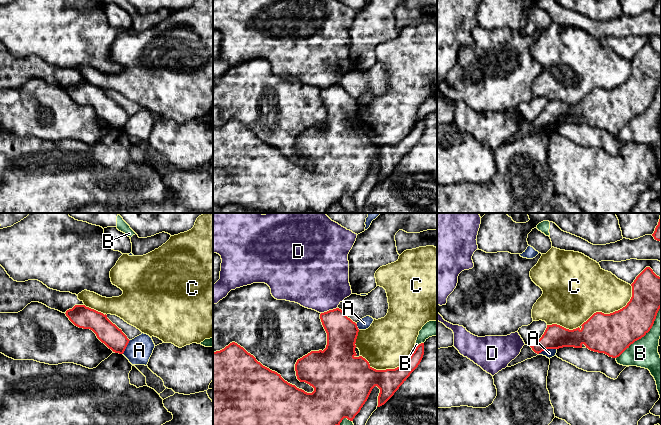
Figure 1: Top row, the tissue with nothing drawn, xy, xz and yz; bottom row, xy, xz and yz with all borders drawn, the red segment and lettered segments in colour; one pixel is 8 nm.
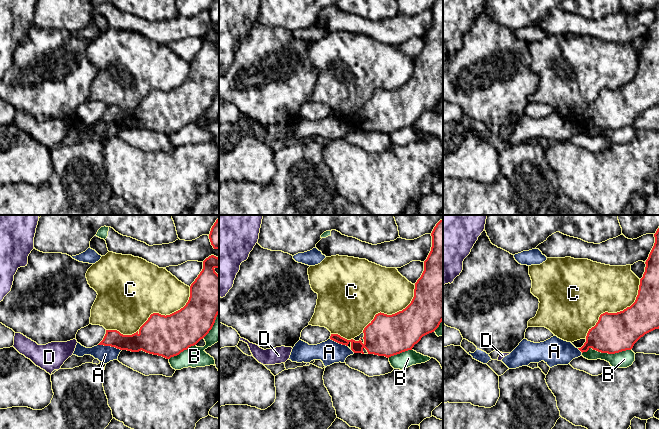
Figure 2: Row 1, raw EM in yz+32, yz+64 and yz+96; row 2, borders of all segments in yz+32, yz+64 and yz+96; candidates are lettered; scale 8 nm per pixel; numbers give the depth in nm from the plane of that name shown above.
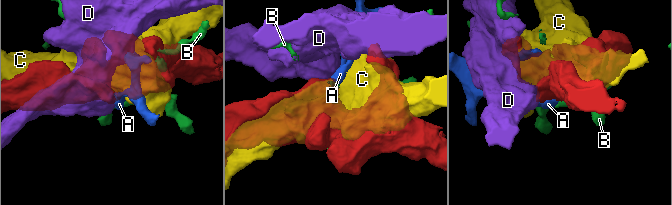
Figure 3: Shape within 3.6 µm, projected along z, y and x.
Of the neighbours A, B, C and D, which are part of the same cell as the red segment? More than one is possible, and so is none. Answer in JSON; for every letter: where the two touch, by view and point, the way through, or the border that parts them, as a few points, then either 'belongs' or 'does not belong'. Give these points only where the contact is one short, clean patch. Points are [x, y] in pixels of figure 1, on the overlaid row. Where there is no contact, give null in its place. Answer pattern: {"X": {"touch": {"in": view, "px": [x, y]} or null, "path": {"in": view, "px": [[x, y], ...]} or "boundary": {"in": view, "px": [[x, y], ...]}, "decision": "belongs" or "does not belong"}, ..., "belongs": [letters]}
{"A": {"touch": {"in": "yz", "px": [547, 348]}, "boundary": {"in": "yz", "px": [[556, 348], [547, 348], [538, 353]]}, "decision": "does not belong"}, "B": {"touch": {"in": "yz", "px": [644, 335]}, "decision": "does not belong"}, "C": {"touch": {"in": "yz", "px": [613, 312]}, "decision": "does not belong"}, "D": {"touch": {"in": "xz", "px": [329, 310]}, "boundary": {"in": "xz", "px": [[337, 307], [321, 313]]}, "decision": "does not belong"}, "belongs": []}

